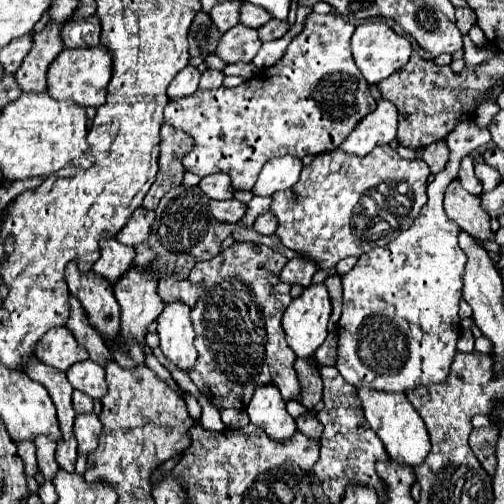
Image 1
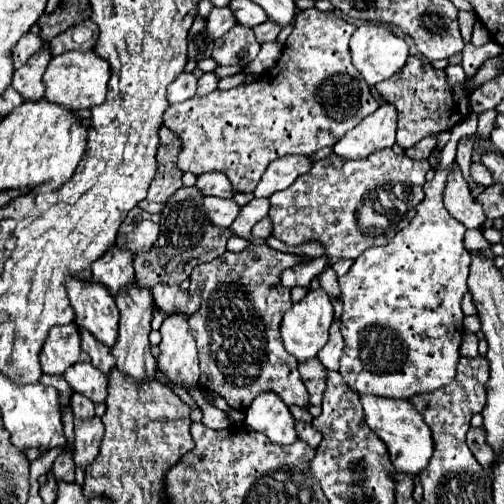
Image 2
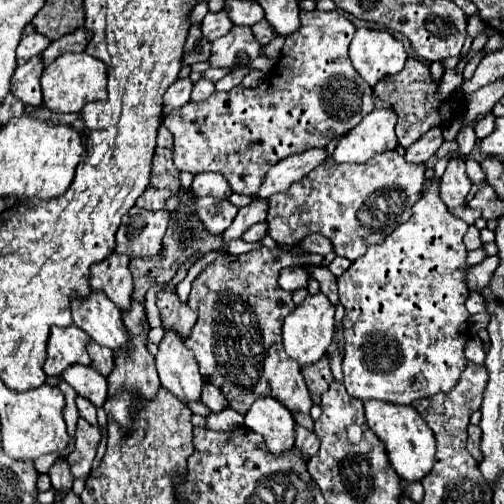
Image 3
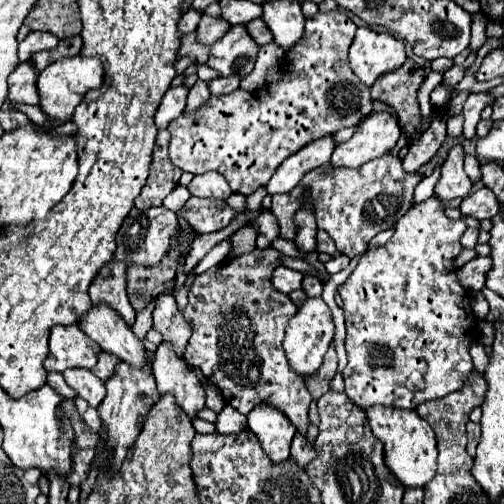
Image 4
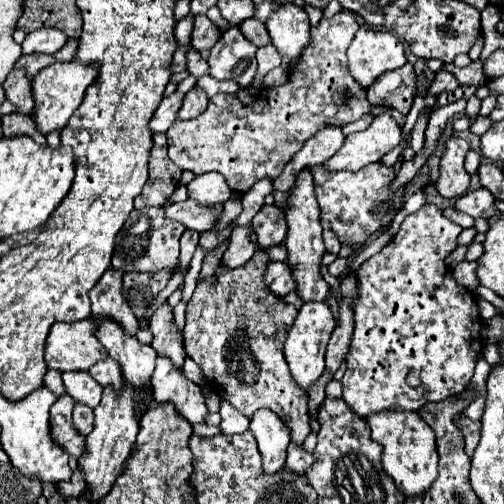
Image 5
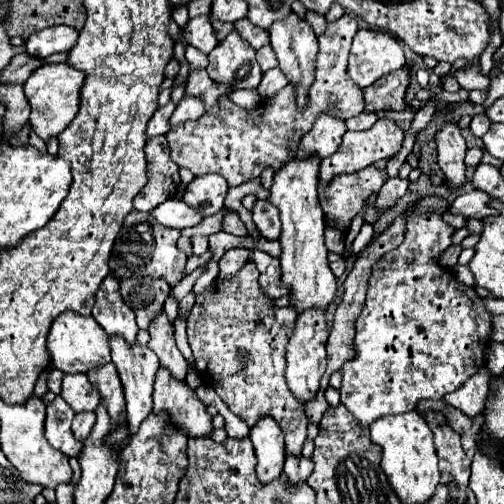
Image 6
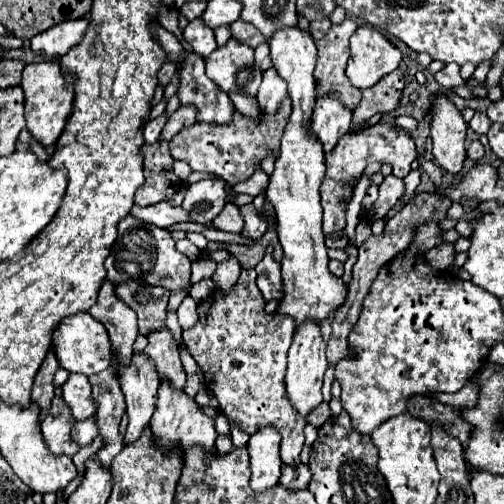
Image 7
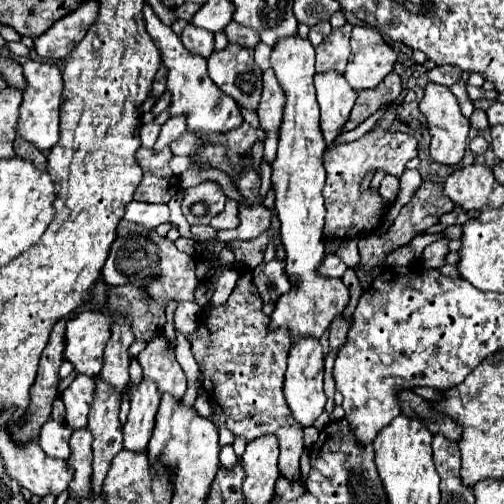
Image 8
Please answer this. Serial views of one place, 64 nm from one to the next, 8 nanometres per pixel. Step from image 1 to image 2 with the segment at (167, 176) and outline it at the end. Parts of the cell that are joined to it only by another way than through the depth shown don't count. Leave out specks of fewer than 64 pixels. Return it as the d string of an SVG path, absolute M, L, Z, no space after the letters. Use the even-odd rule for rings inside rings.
M160 128L160 148L156 154L158 160L158 168L156 168L156 176L154 182L148 190L148 196L144 202L140 202L138 206L146 212L160 212L168 200L168 196L172 196L172 192L176 192L182 186L182 172L176 166L176 156L178 156L178 140L174 140L174 132L170 132L168 128Z

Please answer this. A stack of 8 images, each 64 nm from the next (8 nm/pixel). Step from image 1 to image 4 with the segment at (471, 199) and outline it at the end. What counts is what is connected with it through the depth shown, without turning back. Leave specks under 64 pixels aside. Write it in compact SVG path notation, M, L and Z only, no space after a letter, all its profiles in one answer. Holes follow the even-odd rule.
M456 144L450 148L442 168L440 168L440 180L434 188L434 194L440 200L454 200L468 196L472 182L464 172L464 146Z

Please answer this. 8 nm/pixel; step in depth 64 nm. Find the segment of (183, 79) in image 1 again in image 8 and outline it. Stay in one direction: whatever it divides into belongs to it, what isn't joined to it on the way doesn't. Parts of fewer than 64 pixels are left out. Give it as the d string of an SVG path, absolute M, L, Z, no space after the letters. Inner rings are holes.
M156 122L144 124L144 126L140 128L140 140L142 140L142 146L144 146L144 148L152 148L154 142L156 142L158 132L160 132L160 124L156 124Z

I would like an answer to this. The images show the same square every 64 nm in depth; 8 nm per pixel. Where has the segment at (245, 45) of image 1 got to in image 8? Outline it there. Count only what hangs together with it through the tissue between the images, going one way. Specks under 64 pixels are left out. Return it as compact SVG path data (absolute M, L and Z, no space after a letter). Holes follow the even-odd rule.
M228 44L222 52L208 58L212 82L232 96L240 108L254 112L262 98L262 70L256 66L248 48Z

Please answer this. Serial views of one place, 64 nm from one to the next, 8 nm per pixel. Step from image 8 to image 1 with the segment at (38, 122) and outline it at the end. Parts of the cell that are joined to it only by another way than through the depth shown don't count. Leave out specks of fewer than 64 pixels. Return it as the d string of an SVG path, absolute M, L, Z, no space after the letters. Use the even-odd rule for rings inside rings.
M102 48L62 50L48 68L48 94L56 100L70 100L80 106L102 106L106 102L106 86L112 76L112 58Z

